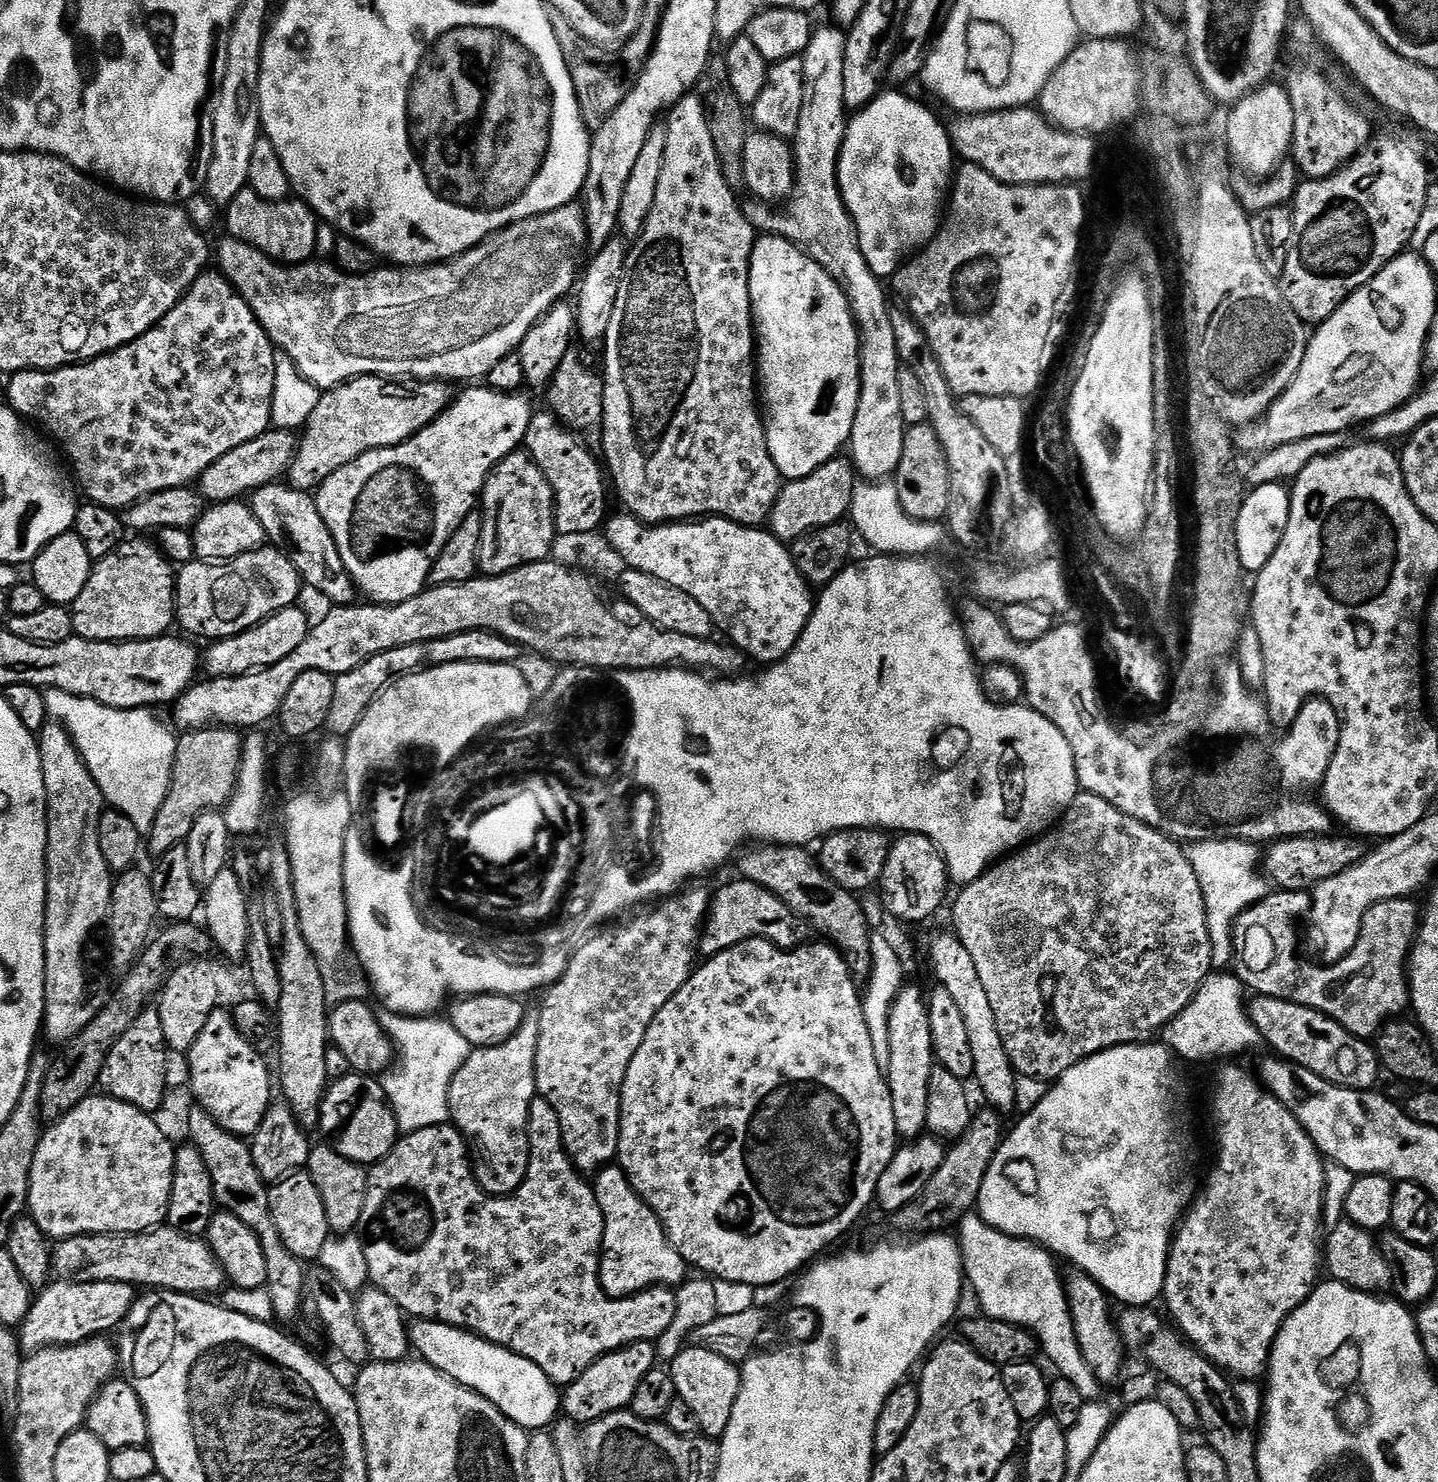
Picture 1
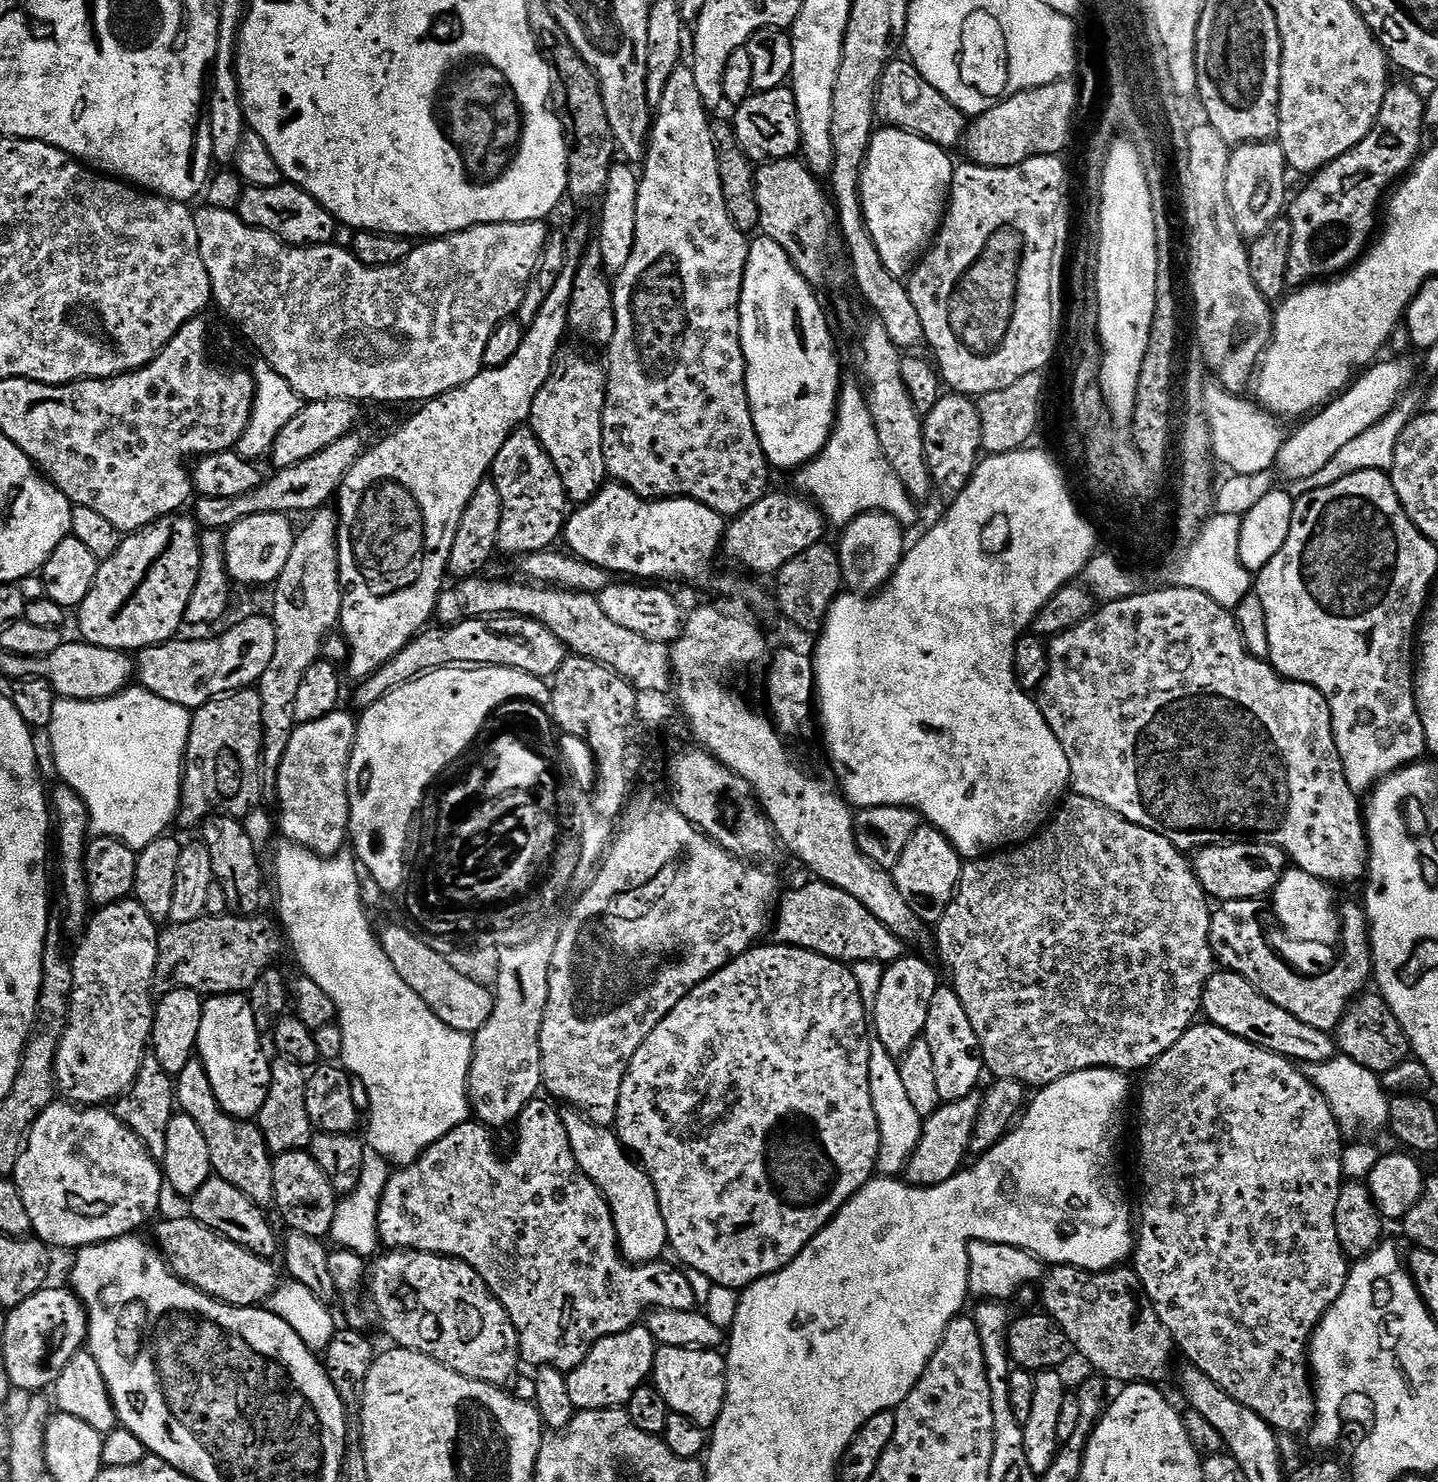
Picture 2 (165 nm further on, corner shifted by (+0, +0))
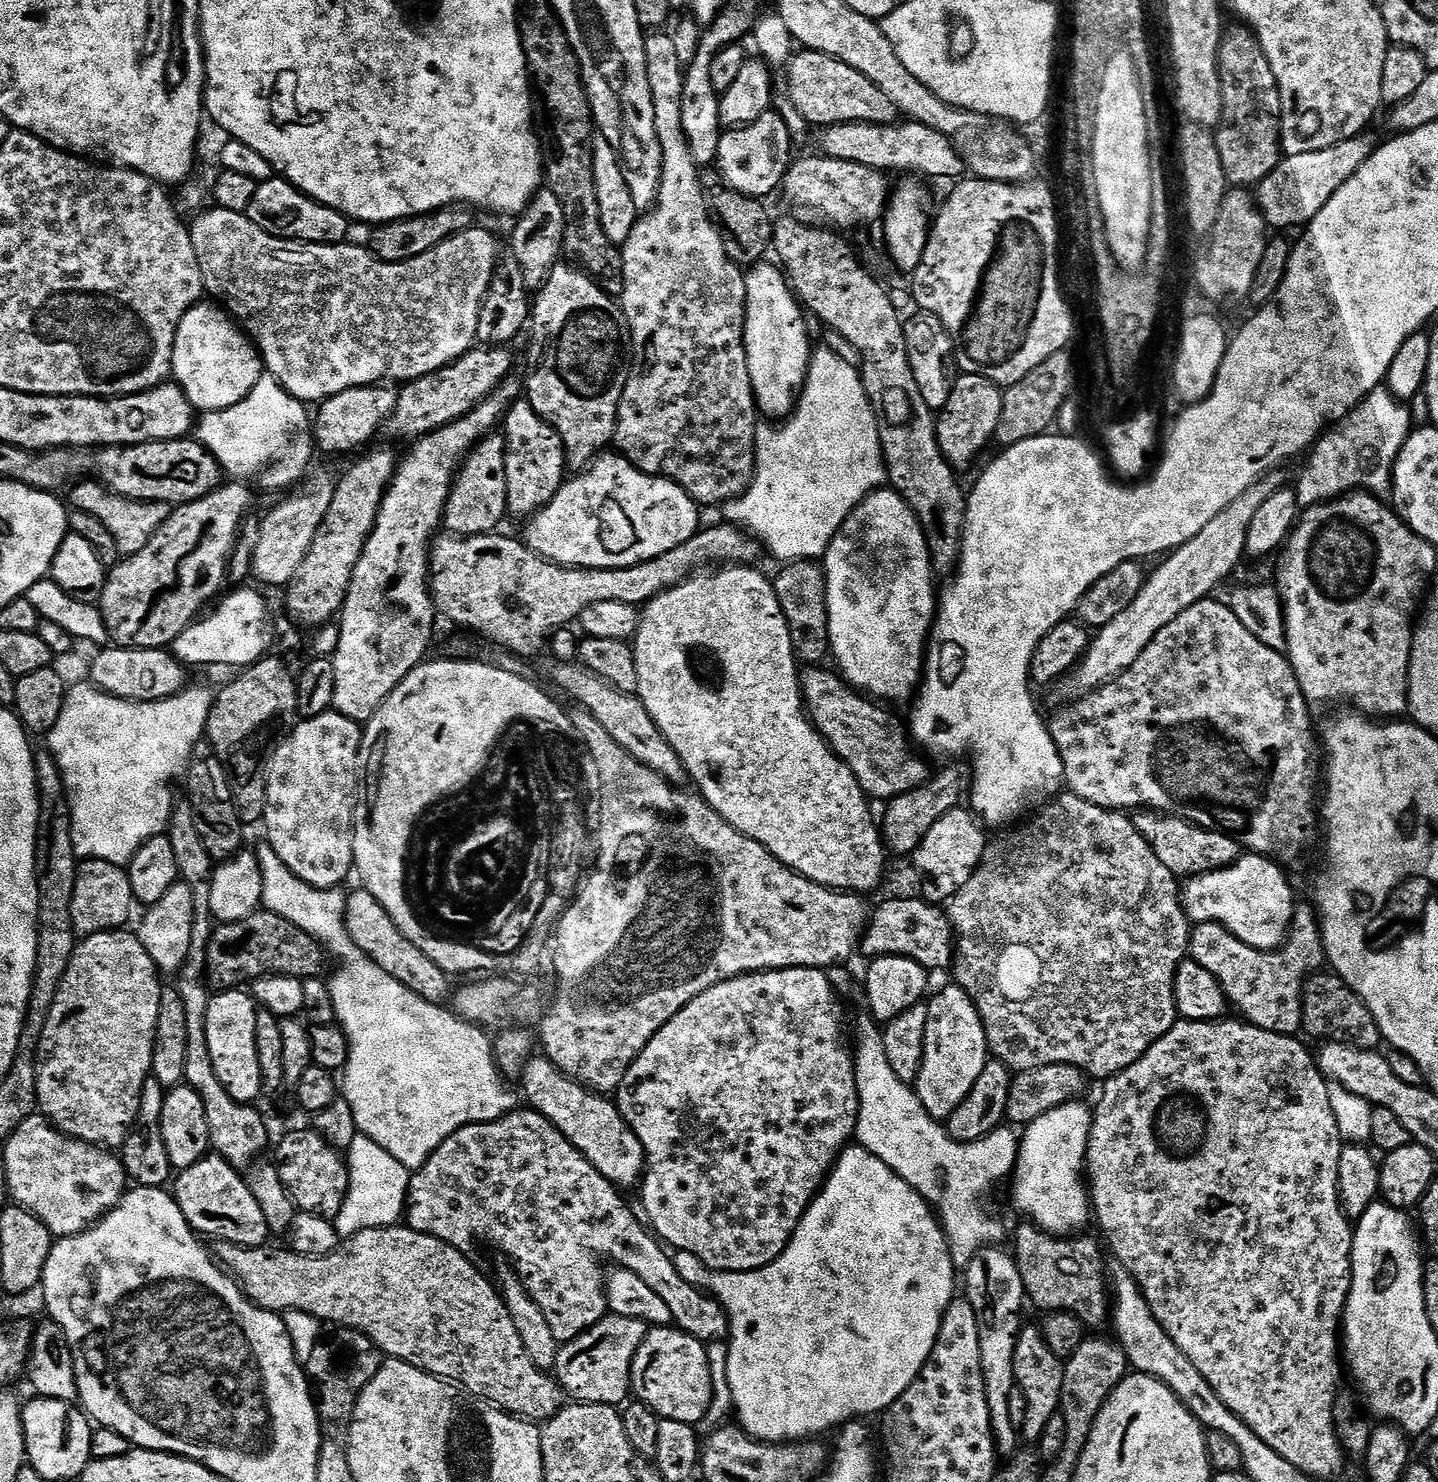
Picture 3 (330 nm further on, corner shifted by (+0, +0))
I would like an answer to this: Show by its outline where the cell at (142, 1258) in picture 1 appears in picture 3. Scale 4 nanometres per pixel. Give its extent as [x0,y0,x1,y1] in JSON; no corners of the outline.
[215,1226,565,1422]

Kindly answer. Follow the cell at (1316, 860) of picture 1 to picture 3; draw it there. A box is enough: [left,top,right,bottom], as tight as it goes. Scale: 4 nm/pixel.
[1131,808,1242,878]

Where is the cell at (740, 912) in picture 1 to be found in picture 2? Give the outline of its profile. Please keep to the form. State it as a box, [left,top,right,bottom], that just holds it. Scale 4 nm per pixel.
[774,879,905,966]

